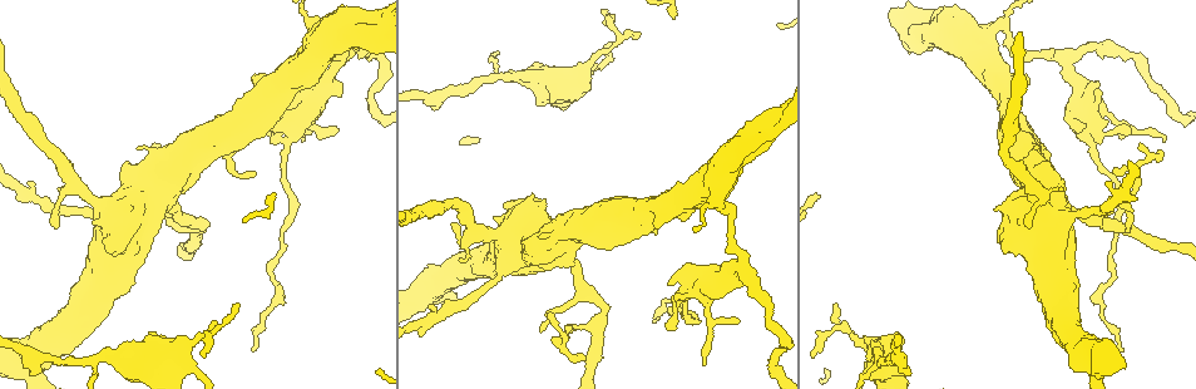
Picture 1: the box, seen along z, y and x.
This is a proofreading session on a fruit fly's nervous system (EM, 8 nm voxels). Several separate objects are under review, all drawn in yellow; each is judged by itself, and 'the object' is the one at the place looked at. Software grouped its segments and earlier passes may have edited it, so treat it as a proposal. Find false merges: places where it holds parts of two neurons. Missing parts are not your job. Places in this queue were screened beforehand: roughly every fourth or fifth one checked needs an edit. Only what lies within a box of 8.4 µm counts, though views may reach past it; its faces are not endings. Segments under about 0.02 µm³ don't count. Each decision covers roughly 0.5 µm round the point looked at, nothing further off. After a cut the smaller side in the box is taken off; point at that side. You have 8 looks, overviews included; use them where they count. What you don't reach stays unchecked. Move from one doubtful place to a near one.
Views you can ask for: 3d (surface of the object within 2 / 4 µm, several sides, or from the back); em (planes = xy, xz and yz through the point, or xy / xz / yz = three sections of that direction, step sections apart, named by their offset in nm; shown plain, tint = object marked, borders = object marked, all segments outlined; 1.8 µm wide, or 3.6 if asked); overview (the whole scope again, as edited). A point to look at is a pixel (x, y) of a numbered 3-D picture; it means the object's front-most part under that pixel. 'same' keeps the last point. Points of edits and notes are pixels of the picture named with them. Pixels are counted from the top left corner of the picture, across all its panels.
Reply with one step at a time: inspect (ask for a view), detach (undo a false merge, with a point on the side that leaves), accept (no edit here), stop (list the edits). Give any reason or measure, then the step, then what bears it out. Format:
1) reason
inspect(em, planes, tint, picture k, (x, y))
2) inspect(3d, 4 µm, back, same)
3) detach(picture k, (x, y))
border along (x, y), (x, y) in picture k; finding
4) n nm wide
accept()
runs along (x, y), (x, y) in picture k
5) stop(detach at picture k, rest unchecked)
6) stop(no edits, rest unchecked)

sudden change in width
inspect(3d, 2 µm, picture 1, (495, 78))

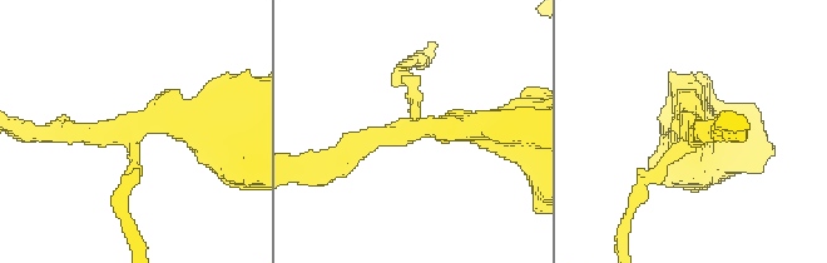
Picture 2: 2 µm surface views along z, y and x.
3 arms; need the tissue
inspect(em, planes, tint, picture 2, (688, 132))

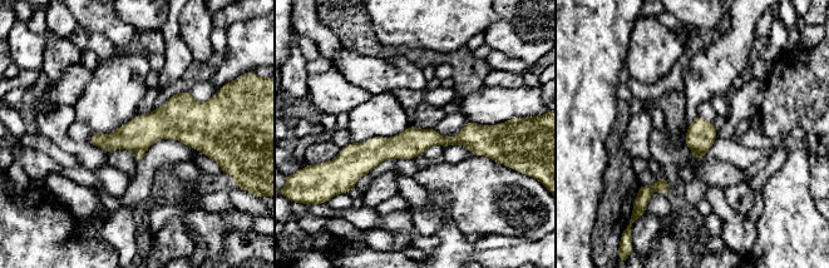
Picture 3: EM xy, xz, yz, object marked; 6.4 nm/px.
detach(picture 3, (139, 154))
border along (144, 149), (136, 149), (133, 152) in picture 3; two neurons meet here

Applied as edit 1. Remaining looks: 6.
inspect(overview)

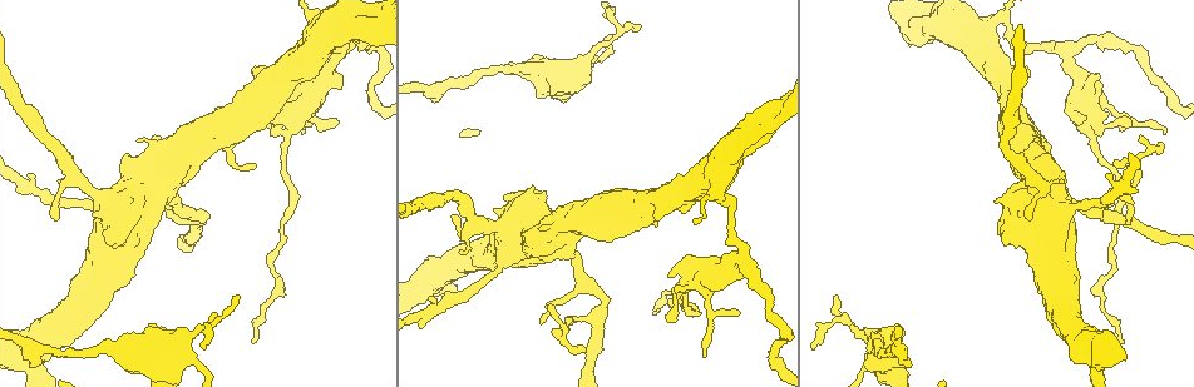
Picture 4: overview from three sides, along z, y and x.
branch point
inspect(em, yz, step 8, tint, picture 4, (598, 312))

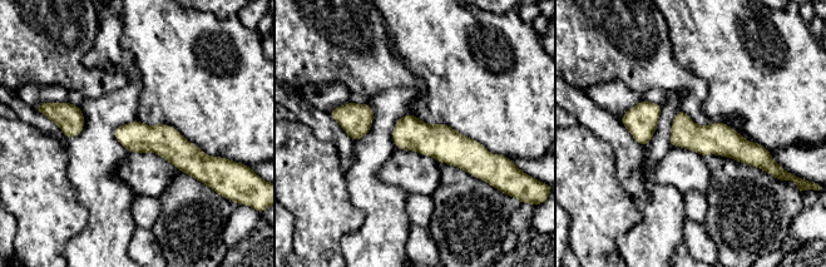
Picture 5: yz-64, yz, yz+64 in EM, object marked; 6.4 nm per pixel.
accept()
runs along (674, 124), (765, 161) in picture 5; continuous, no second neuron

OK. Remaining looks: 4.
three arms meet
inspect(em, 3.6 µm, planes, tint, picture 4, (1062, 50))

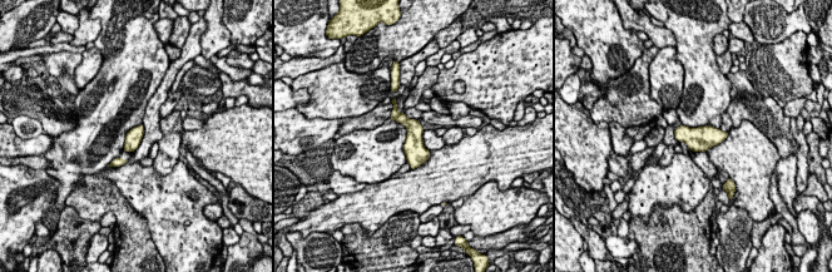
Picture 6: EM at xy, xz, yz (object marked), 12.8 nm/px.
accept()
one neuron here

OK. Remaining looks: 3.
stop(detach at picture 3, rest unchecked)

